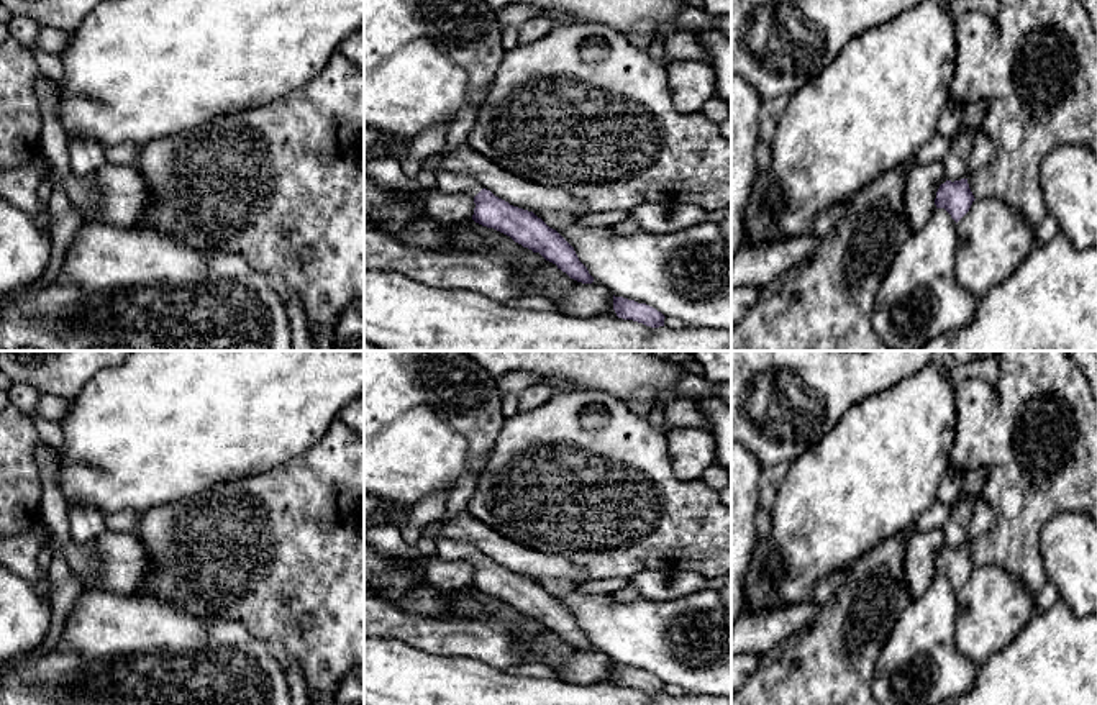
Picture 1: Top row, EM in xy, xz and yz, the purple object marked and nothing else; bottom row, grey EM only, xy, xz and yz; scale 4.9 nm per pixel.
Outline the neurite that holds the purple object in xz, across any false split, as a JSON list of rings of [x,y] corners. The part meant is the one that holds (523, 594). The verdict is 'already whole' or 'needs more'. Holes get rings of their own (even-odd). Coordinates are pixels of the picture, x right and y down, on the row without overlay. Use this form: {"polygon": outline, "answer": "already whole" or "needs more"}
{"polygon": [[[433,523],[421,530],[421,536],[436,543],[436,556],[444,561],[464,559],[474,566],[476,575],[472,587],[482,594],[494,595],[523,615],[539,620],[571,646],[592,651],[594,644],[579,628],[574,615],[553,595],[549,595],[533,579],[510,572],[495,564],[480,549],[469,543],[444,538],[441,525]]], "answer": "needs more"}

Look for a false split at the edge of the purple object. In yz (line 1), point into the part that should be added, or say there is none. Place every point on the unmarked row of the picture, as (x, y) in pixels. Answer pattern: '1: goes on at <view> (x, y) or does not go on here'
1: does not go on here

